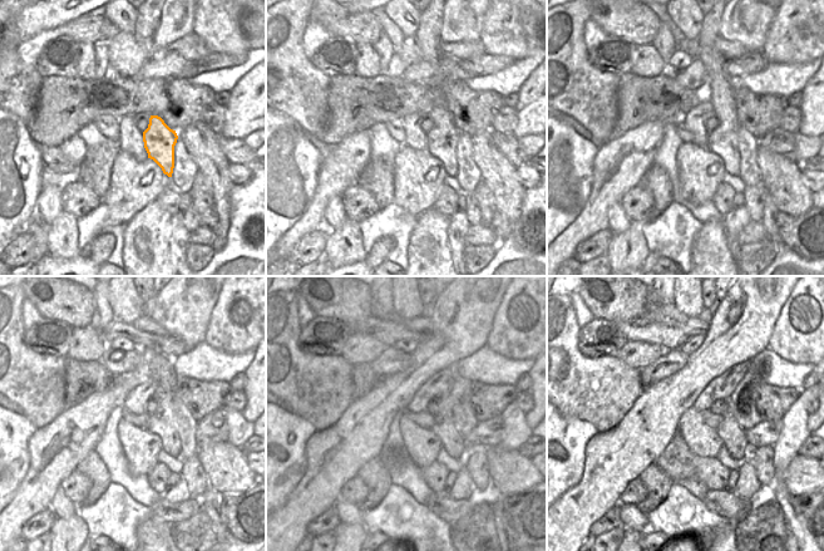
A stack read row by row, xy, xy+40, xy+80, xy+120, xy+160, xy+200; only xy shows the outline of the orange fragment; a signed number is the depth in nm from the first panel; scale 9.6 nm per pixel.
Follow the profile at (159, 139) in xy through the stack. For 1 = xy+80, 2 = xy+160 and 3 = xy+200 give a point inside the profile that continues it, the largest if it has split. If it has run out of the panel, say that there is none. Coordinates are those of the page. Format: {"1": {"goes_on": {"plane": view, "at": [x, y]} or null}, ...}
{"1": {"goes_on": {"plane": "xy+80", "at": [724, 142]}}, "2": {"goes_on": {"plane": "xy+160", "at": [444, 427]}}, "3": {"goes_on": {"plane": "xy+200", "at": [733, 436]}}}

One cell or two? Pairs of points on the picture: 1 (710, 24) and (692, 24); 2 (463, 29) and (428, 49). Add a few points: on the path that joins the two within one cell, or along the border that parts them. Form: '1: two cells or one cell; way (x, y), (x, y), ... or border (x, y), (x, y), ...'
1: two cells; border (704, 15), (700, 34), (695, 39)
2: two cells; border (444, 13), (439, 35), (440, 42)

